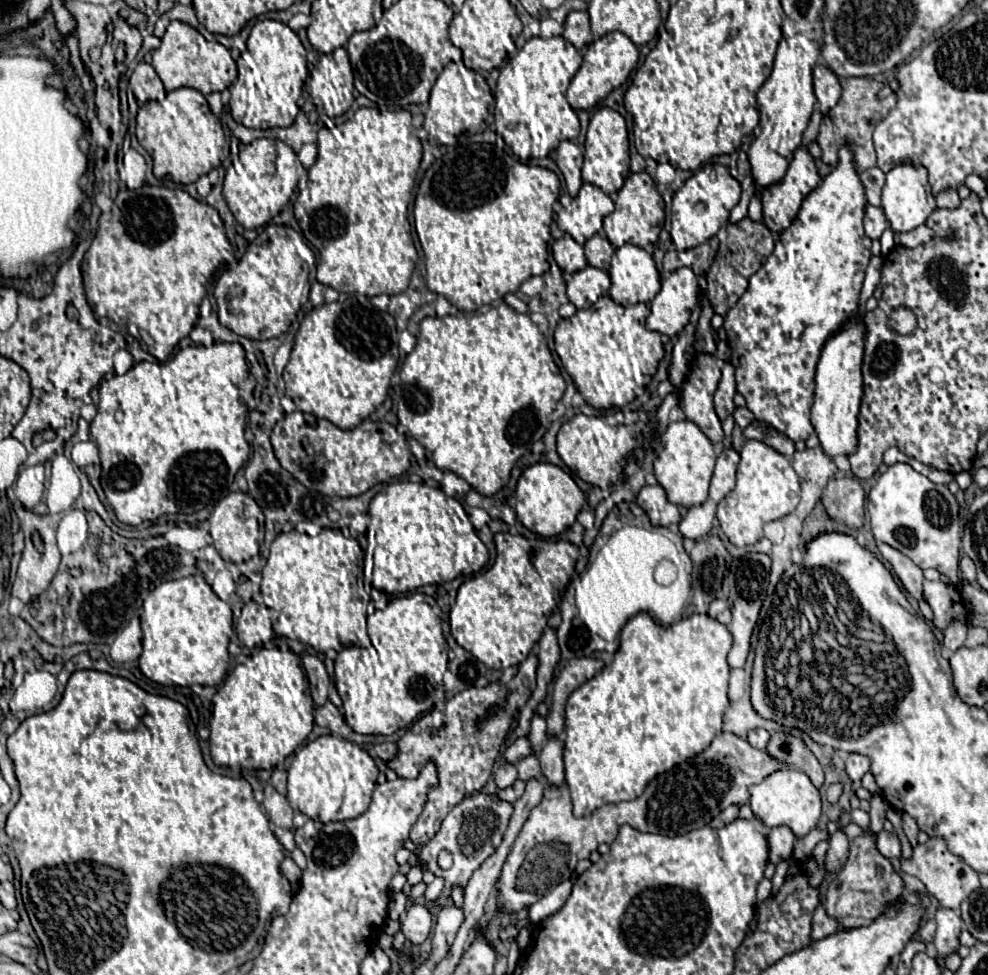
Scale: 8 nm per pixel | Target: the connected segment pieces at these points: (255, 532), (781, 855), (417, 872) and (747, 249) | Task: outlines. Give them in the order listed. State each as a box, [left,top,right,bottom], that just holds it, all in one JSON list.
[[208,491,264,563],[768,827,796,865],[402,867,422,896],[706,217,774,315]]

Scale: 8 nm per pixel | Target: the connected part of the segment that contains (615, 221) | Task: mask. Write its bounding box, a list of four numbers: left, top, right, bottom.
[604,173,664,247]

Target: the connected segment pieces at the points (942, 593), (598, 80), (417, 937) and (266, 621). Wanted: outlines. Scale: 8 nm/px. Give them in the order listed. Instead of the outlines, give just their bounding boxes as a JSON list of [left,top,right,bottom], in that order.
[[924,581,968,629],[566,31,640,111],[402,905,432,945],[236,601,275,647]]

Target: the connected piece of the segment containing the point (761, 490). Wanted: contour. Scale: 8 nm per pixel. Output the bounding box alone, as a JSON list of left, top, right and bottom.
[718,441,800,547]

